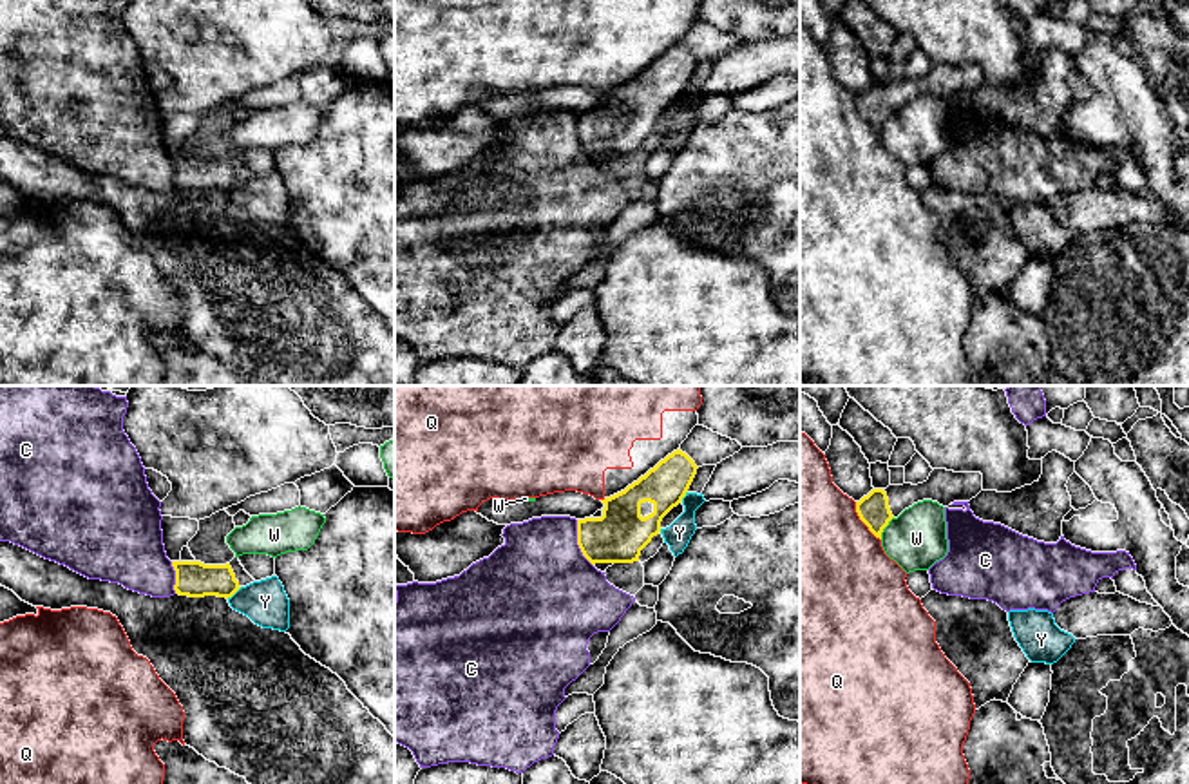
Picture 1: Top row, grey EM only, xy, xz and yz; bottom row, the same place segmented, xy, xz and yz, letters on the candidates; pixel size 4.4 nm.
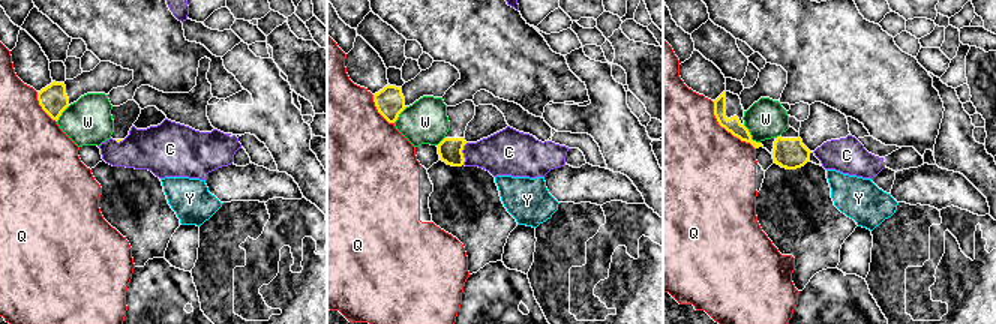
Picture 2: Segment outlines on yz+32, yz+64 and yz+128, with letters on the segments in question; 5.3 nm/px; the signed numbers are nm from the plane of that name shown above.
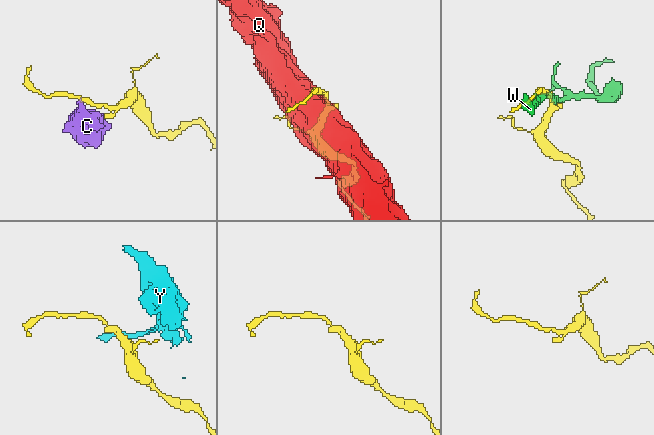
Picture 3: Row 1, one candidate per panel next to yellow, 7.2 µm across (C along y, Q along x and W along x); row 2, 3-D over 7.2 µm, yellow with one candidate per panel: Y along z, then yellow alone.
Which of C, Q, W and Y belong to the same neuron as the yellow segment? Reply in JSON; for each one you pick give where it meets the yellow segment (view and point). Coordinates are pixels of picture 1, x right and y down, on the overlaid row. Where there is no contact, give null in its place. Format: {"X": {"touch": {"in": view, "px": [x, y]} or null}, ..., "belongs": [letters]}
{"belongs": []}

